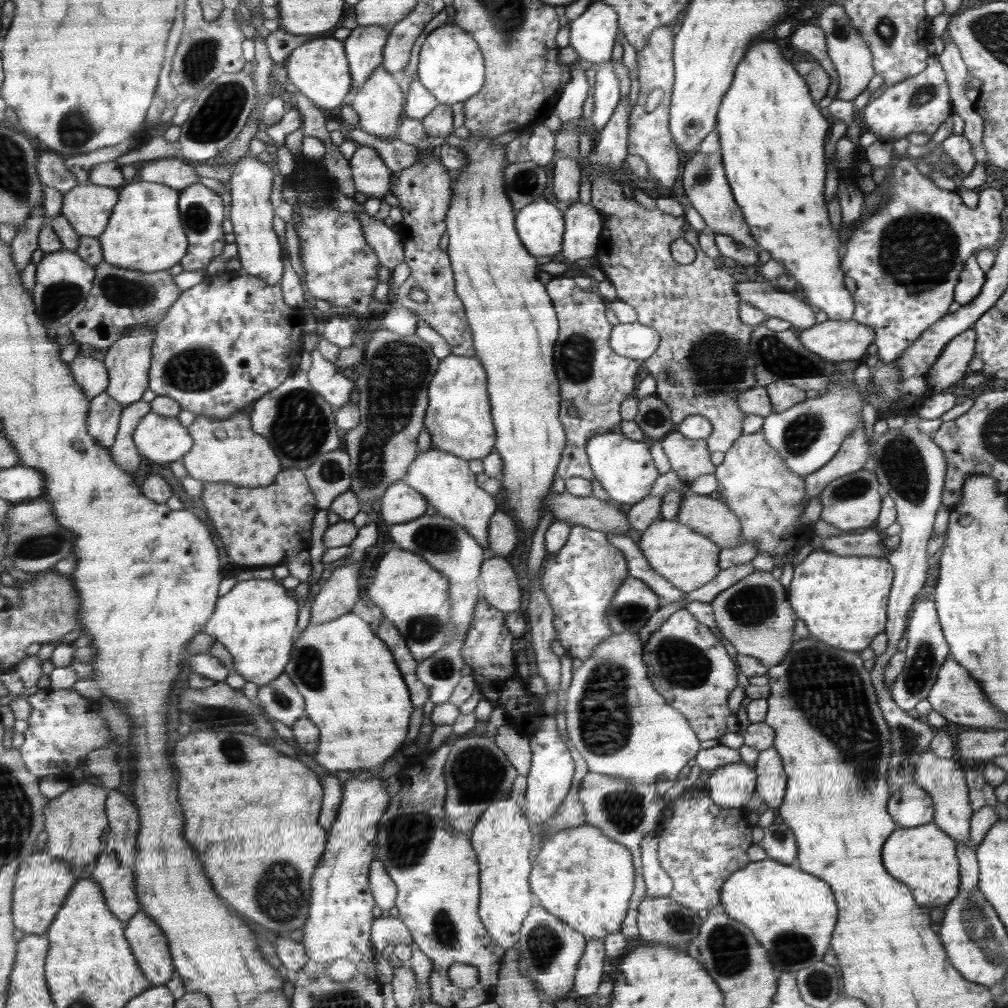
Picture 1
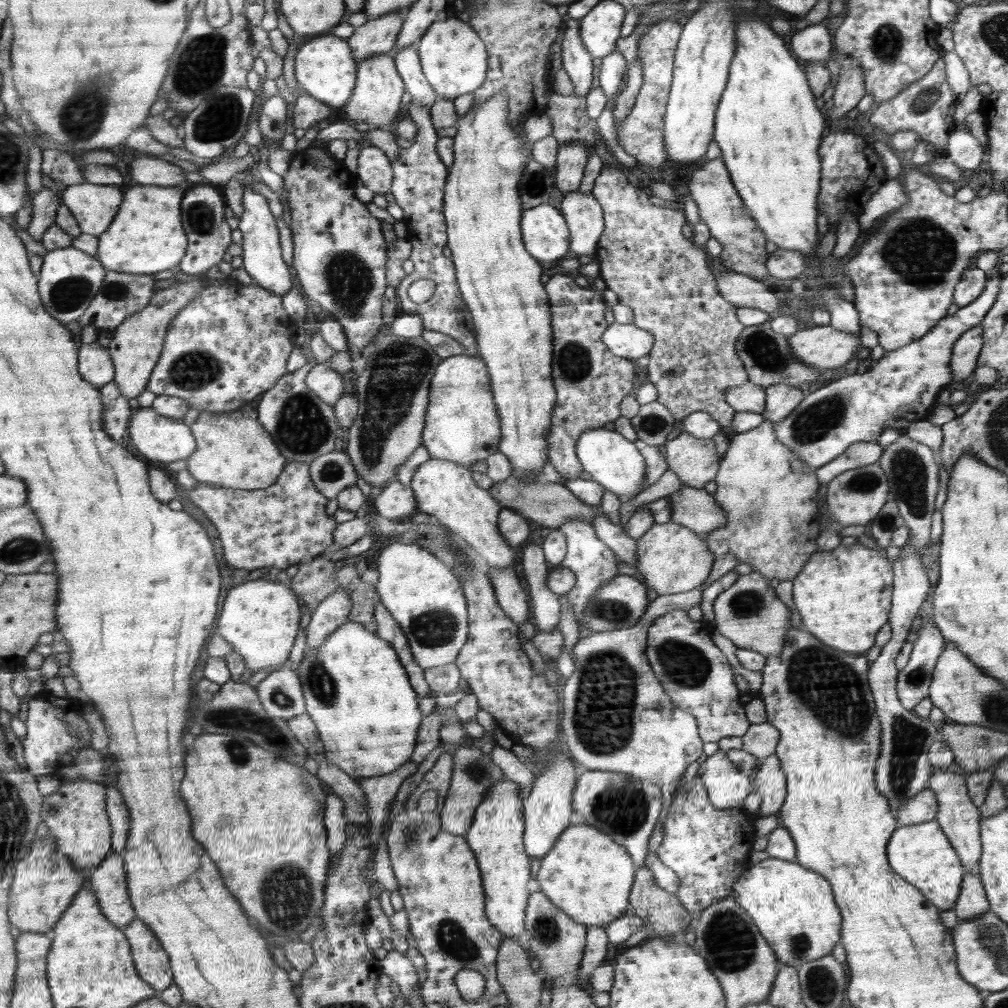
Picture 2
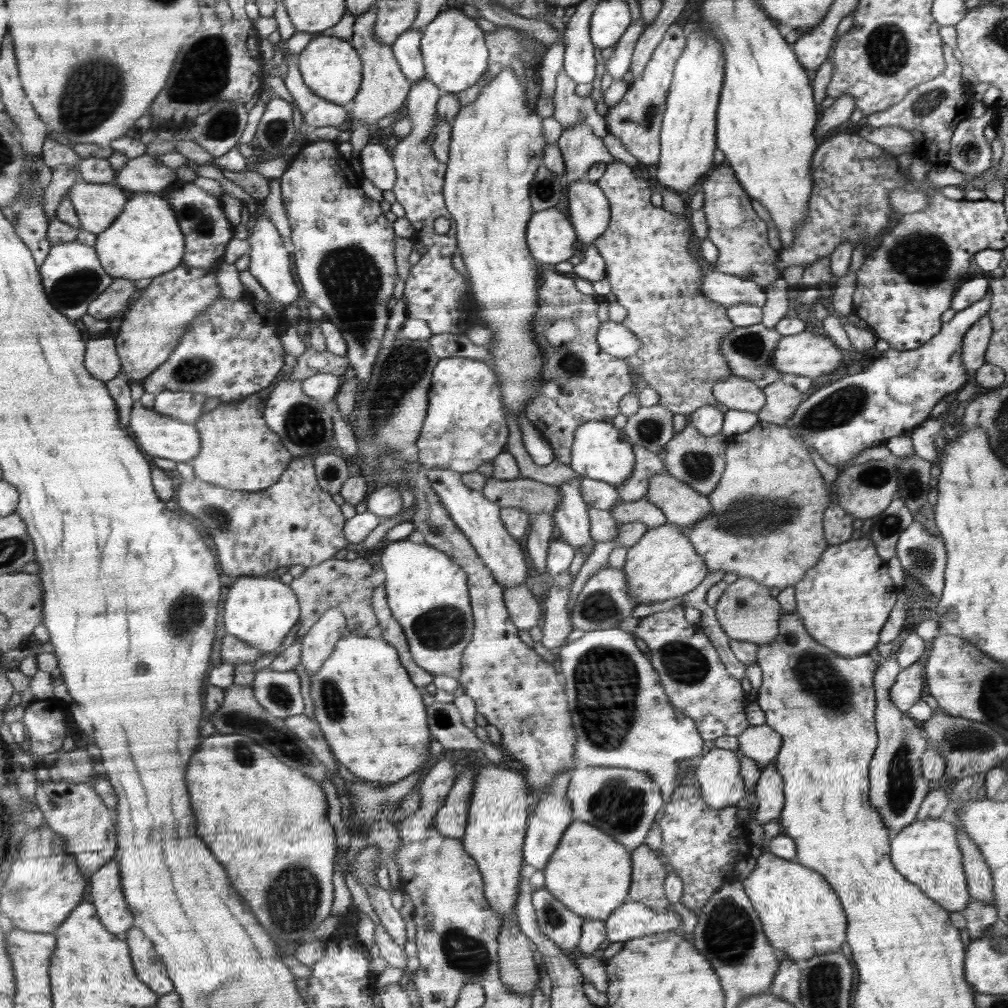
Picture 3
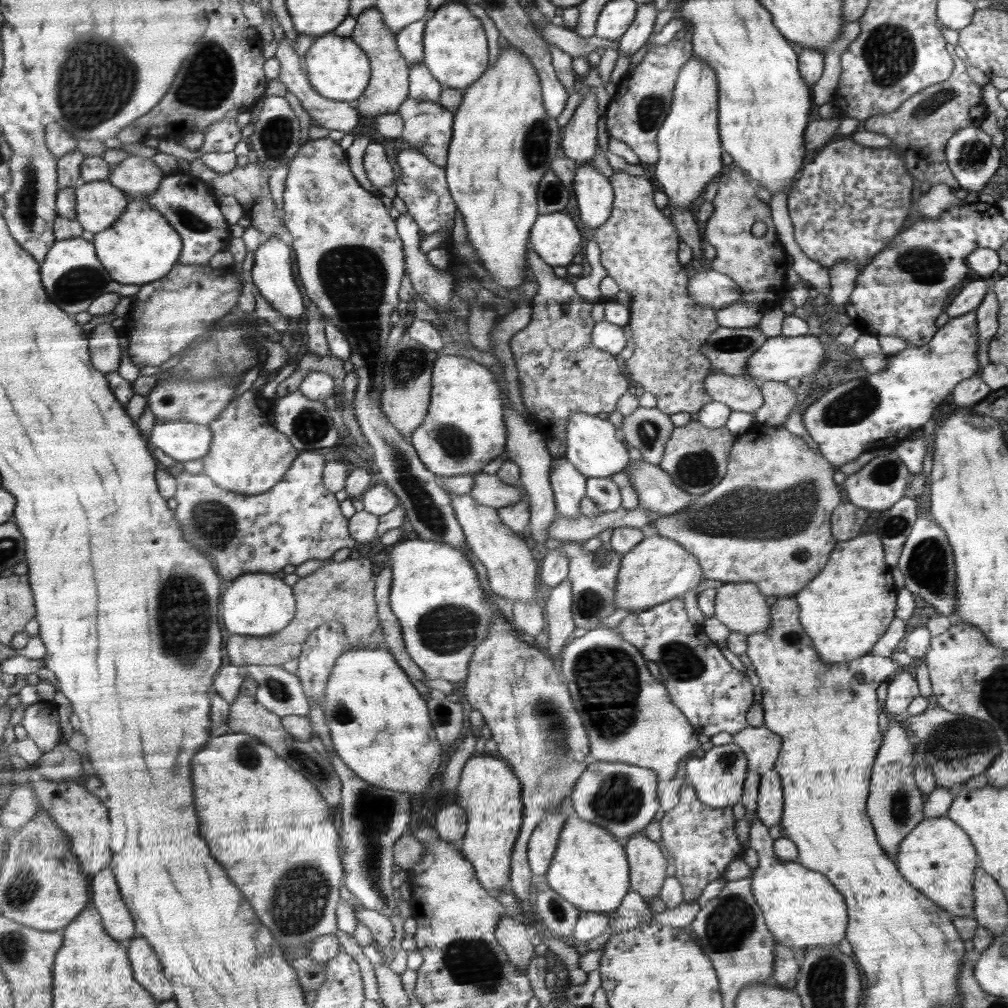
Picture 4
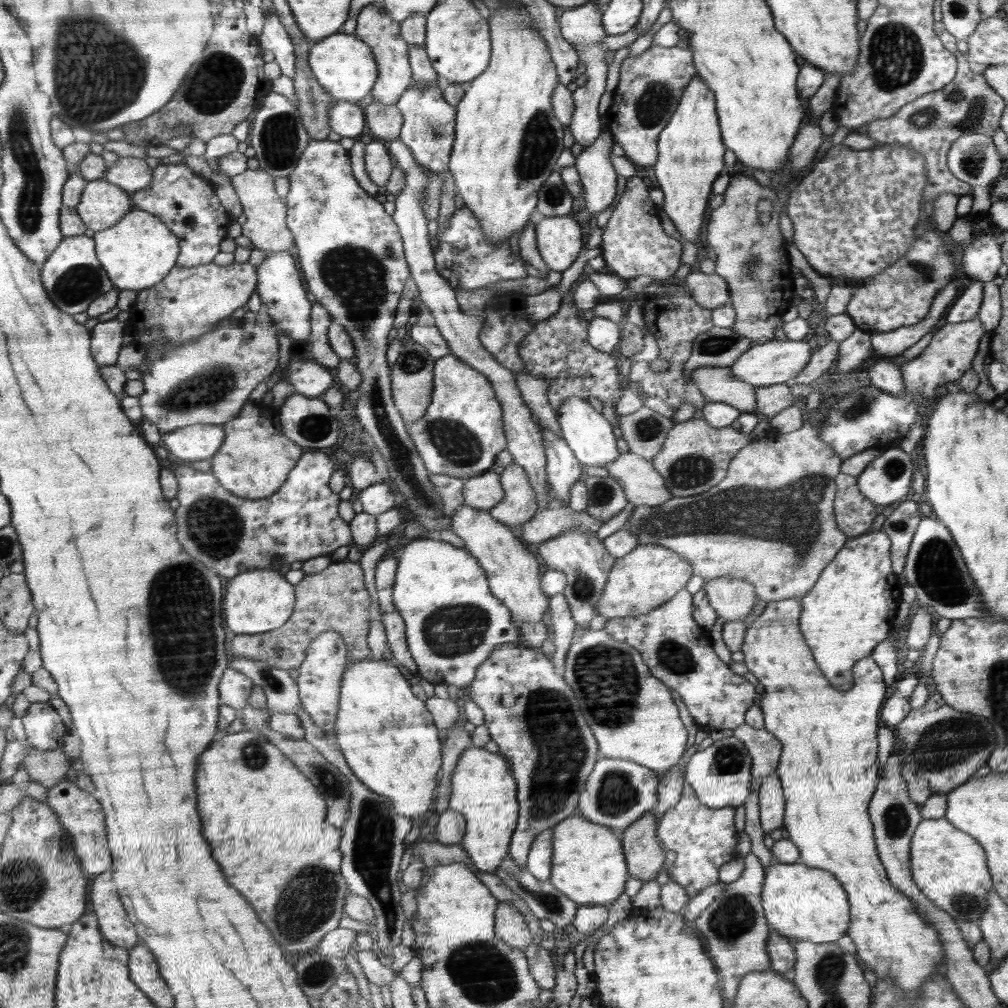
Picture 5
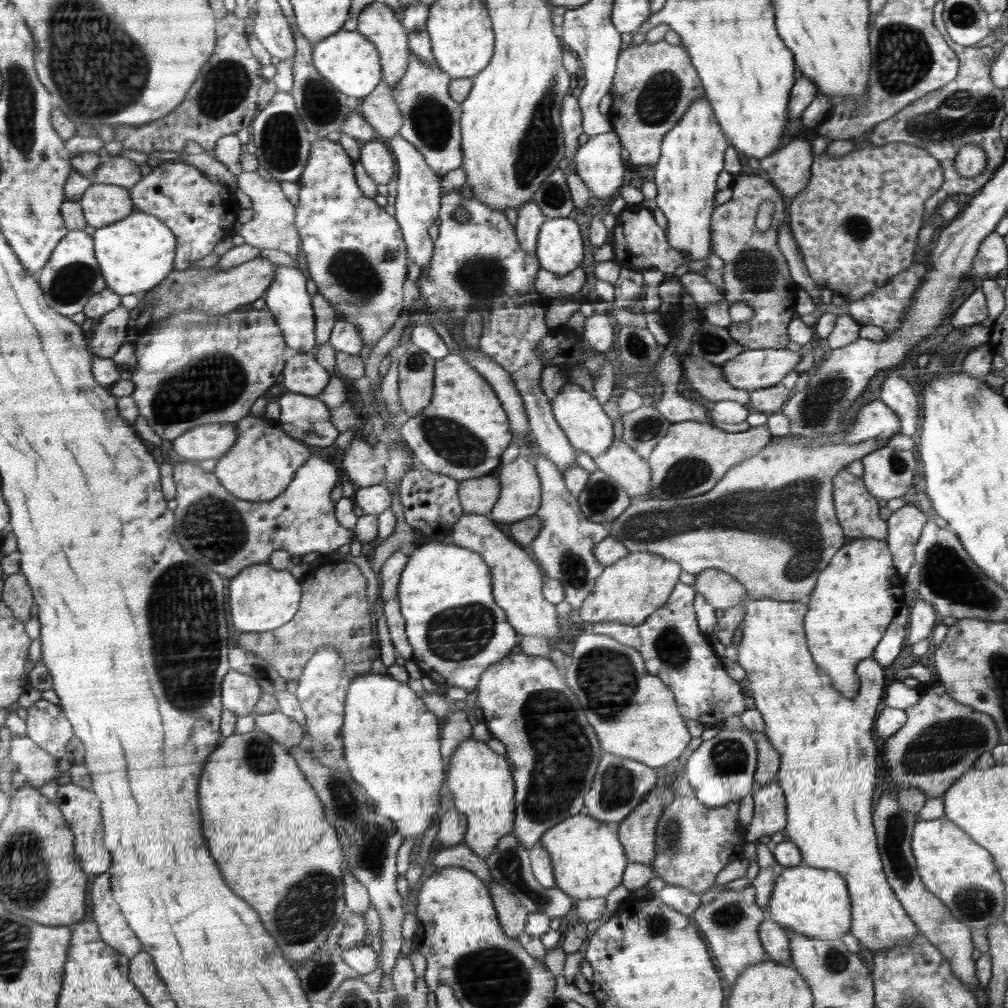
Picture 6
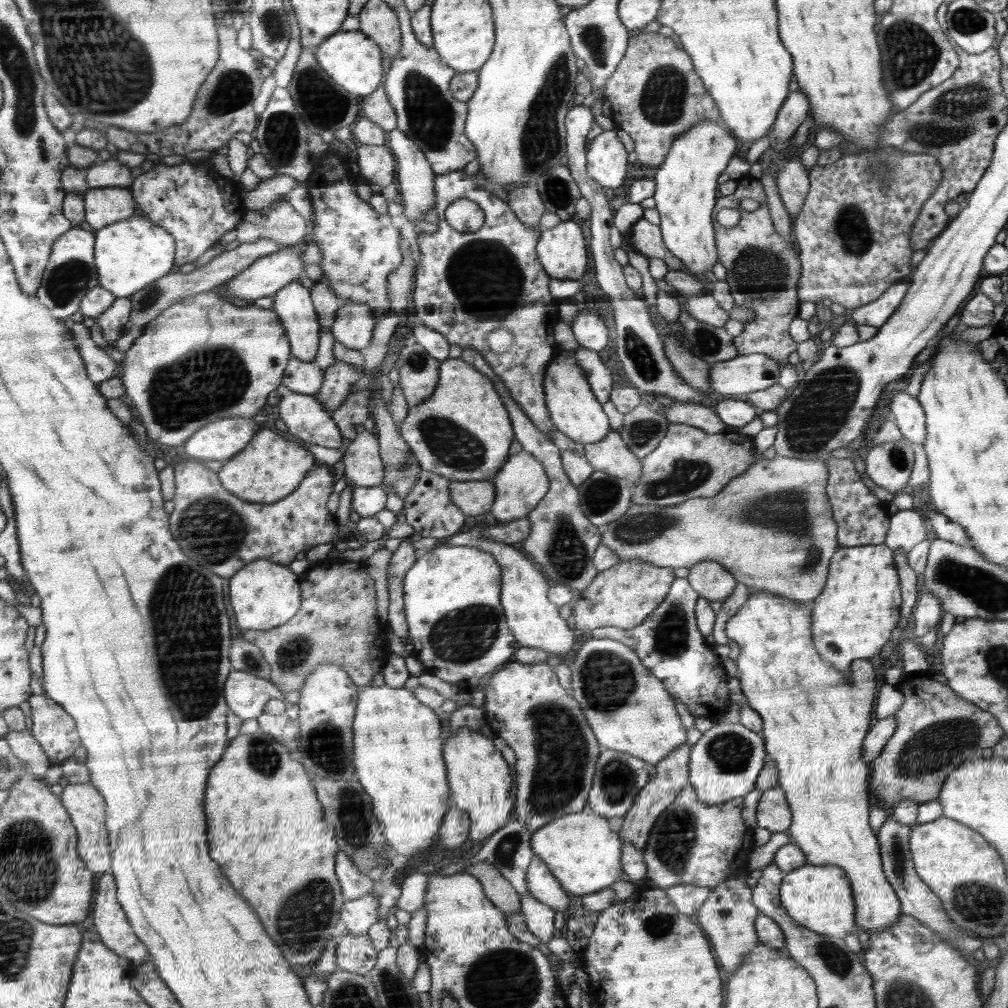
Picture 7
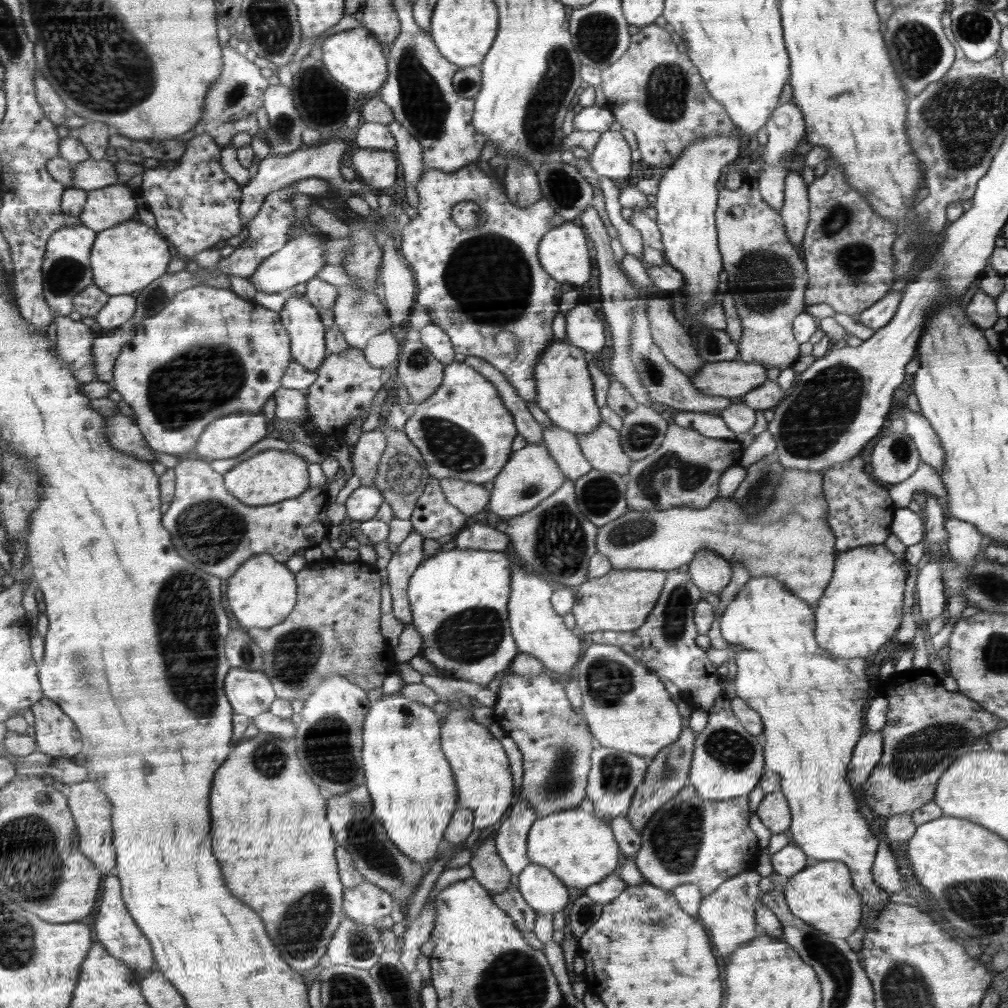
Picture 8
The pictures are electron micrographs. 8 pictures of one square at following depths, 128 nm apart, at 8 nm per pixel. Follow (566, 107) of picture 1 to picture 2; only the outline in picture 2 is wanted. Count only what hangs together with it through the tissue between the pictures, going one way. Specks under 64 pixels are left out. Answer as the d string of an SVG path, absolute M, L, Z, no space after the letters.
M566 19L561 47L561 67L575 87L572 96L586 98L592 85L594 66L593 56L580 38L580 19Z

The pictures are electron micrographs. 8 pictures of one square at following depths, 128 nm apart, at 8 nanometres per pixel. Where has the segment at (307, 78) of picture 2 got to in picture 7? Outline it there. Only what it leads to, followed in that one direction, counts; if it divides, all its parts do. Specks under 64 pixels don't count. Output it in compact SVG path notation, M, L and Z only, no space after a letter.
M362 31L336 32L328 40L319 44L316 52L318 67L328 73L328 76L347 93L360 99L368 94L373 95L380 87L384 71L380 62L380 50L375 40Z

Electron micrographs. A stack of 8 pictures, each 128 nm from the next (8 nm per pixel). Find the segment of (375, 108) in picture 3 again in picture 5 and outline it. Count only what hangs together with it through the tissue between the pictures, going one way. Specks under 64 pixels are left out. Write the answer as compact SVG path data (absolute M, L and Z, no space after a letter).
M379 2L365 6L355 19L357 27L354 34L371 45L371 51L378 61L379 77L370 96L382 106L394 106L411 87L412 76L414 76L411 71L410 46L403 39L402 24L396 21Z

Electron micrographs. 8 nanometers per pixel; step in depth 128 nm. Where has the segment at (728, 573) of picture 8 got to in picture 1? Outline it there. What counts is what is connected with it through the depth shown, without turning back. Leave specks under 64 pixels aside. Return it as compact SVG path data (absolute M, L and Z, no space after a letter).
M756 571L739 580L732 587L720 592L712 600L714 619L720 633L730 640L736 652L760 659L768 668L780 664L794 644L794 622L796 614L790 600L786 600L786 590L770 572Z

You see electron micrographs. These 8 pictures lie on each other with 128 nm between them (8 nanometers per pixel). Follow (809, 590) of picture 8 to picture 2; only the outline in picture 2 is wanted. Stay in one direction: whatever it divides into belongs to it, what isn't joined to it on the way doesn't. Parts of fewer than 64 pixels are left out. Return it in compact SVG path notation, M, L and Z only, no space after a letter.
M766 420L752 430L732 435L721 460L713 497L725 512L725 523L707 534L708 547L716 559L736 555L739 563L752 565L753 571L770 580L794 580L818 550L817 470L804 464L776 436L775 425Z

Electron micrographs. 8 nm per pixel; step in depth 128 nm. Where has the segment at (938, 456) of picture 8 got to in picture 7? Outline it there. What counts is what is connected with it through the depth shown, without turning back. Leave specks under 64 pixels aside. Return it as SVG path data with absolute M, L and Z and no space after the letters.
M902 390L893 396L889 409L903 437L907 441L923 445L927 430L925 412L918 399Z

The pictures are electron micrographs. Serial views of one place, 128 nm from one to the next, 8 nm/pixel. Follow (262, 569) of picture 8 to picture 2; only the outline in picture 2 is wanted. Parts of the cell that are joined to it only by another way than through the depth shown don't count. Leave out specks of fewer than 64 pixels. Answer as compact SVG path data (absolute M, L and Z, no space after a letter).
M252 580L228 589L218 621L218 635L224 635L248 661L251 674L270 668L271 671L288 658L300 622L300 606L290 588L268 580Z

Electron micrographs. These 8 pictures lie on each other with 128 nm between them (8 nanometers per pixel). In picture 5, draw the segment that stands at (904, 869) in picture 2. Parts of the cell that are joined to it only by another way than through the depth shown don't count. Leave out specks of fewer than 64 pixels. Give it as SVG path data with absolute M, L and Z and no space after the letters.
M947 818L922 819L910 842L910 864L914 882L920 890L957 922L978 922L990 905L991 871L983 846L962 832Z

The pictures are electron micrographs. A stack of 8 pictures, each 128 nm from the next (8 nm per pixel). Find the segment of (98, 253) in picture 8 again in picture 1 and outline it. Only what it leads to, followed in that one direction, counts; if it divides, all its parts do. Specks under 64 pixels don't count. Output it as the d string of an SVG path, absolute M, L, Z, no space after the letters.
M136 180L135 183L126 186L121 191L121 199L115 208L115 215L112 216L111 224L107 231L98 237L104 254L102 263L109 262L122 268L143 270L144 272L167 271L176 264L182 264L183 258L188 254L191 247L191 241L188 231L184 227L181 214L181 194L181 190L158 182Z

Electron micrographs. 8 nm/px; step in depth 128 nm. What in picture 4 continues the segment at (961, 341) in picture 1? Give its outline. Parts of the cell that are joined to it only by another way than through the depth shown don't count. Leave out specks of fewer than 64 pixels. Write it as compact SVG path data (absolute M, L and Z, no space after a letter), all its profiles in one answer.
M989 290L987 296L978 308L975 308L978 316L979 329L979 367L987 367L991 364L990 341L999 330L999 299L995 292Z

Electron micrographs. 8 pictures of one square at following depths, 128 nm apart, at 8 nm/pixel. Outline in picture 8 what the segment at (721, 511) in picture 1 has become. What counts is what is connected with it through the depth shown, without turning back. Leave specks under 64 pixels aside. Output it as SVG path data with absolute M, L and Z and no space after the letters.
M604 423L588 435L578 435L577 439L583 455L588 462L591 462L593 469L607 473L627 474L632 461L622 450L619 430Z

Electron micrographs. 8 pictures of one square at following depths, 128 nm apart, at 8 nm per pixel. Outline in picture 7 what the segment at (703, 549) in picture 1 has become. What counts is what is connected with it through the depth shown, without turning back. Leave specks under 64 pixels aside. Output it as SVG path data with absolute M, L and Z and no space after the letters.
M621 560L615 567L599 573L586 591L573 601L574 622L578 630L592 632L598 628L615 627L630 630L645 623L655 608L667 598L675 582L674 569L650 565L650 562Z

